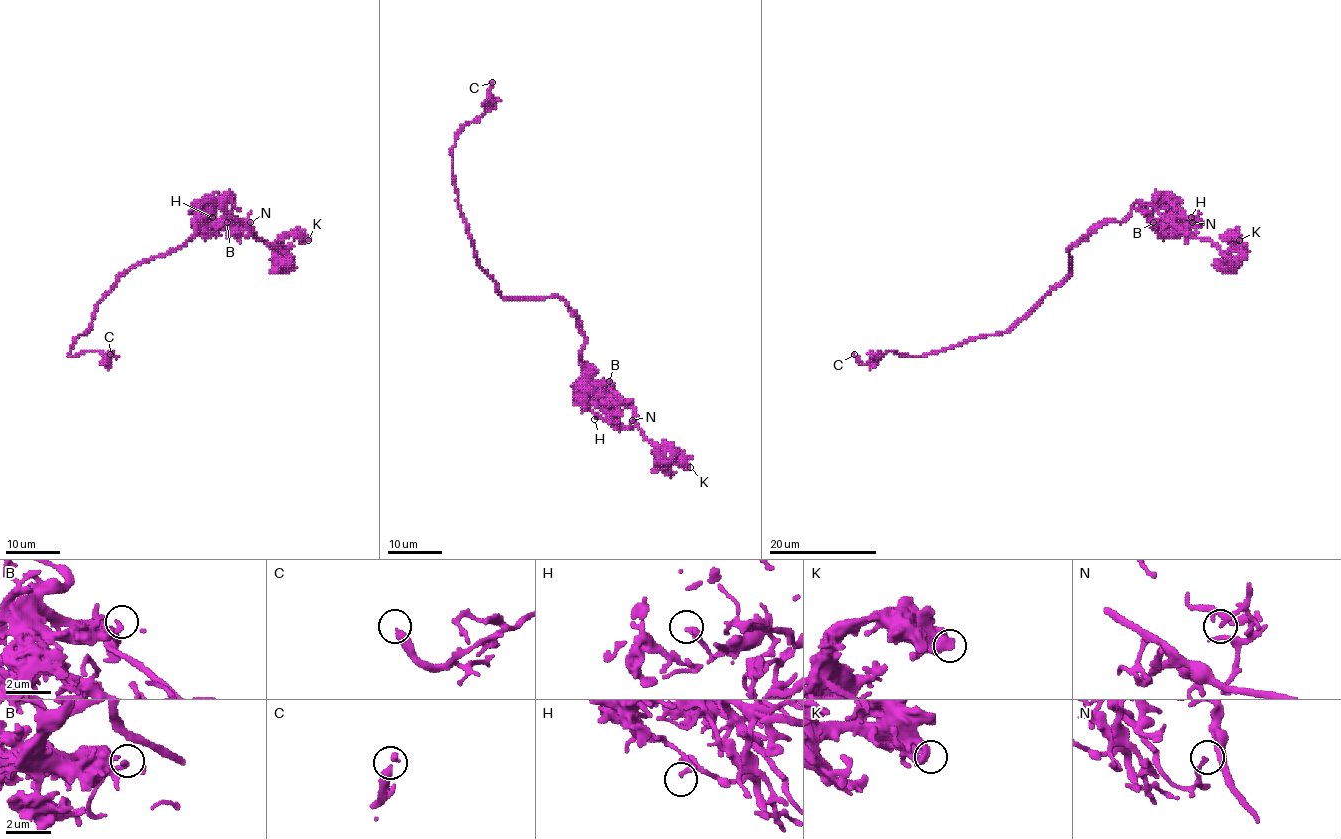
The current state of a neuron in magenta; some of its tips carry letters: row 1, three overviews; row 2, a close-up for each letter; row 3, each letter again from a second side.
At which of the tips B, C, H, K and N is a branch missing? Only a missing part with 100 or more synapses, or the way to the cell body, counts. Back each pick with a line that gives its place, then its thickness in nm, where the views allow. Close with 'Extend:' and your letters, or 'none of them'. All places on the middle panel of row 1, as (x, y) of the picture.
C: (492, 82) | 360 nm
Extend: C

